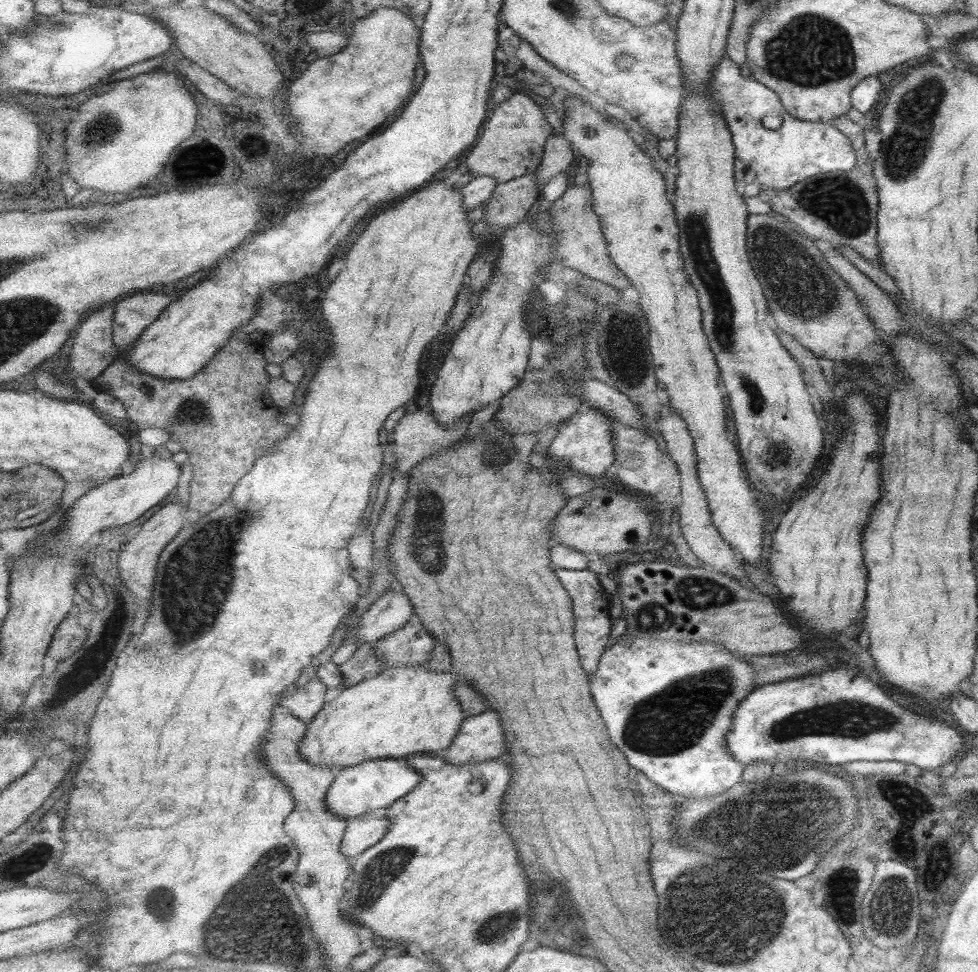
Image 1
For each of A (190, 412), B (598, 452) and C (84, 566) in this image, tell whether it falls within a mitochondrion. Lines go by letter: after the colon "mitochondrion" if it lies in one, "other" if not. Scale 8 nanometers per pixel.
A: mitochondrion
B: other
C: other

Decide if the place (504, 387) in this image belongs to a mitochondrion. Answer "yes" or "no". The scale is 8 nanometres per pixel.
no

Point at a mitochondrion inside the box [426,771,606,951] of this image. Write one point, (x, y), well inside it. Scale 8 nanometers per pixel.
(491, 929)

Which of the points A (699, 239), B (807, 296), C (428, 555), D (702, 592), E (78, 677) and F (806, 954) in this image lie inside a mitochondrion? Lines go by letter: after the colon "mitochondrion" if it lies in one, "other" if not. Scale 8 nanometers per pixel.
A: mitochondrion
B: mitochondrion
C: mitochondrion
D: mitochondrion
E: mitochondrion
F: other

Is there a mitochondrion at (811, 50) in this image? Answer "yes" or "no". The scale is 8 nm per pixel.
yes

